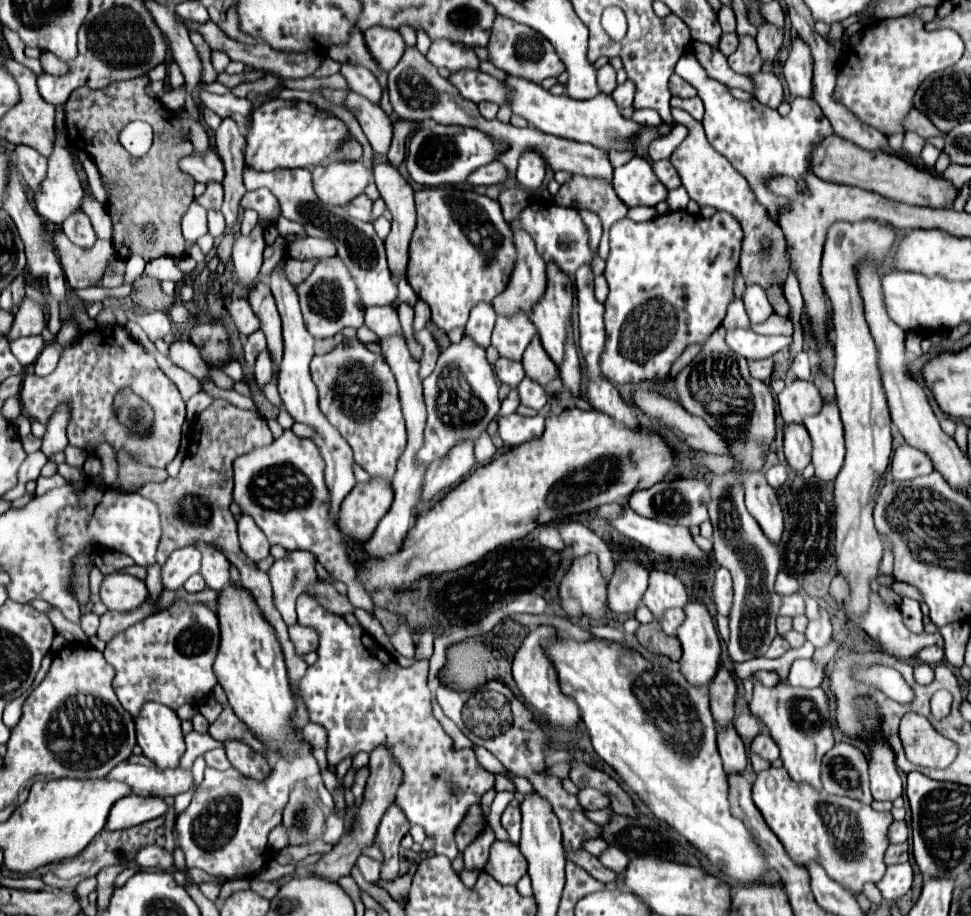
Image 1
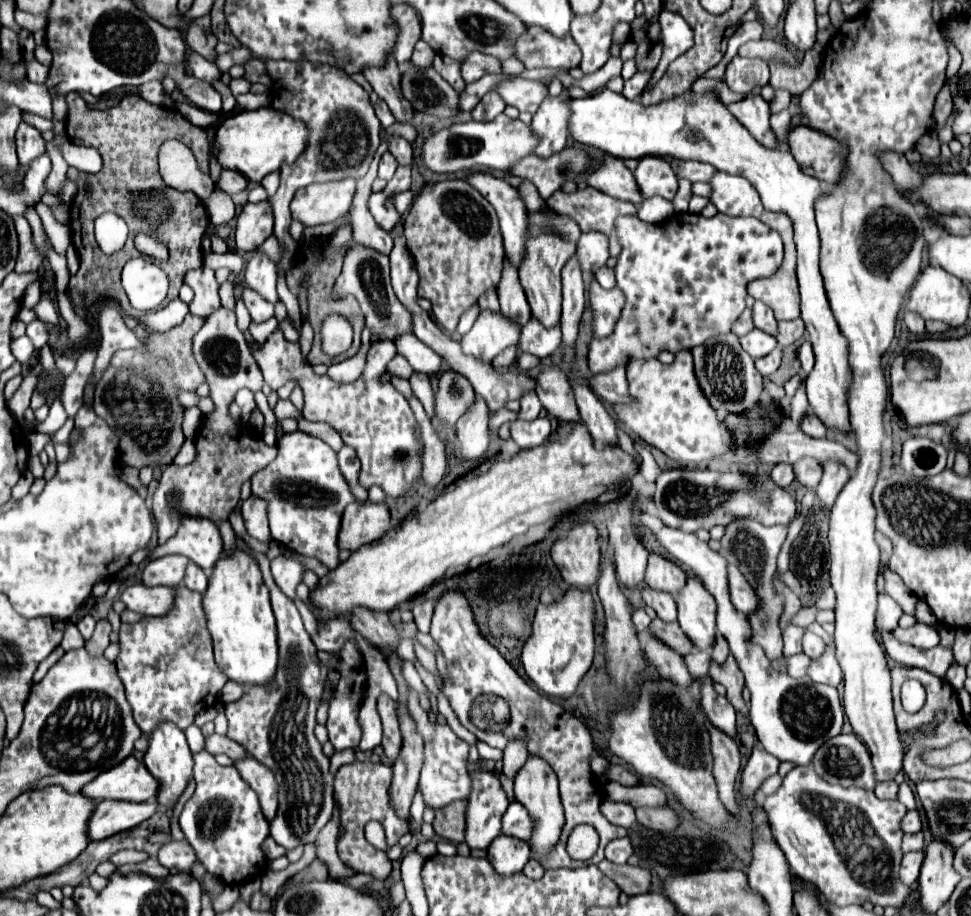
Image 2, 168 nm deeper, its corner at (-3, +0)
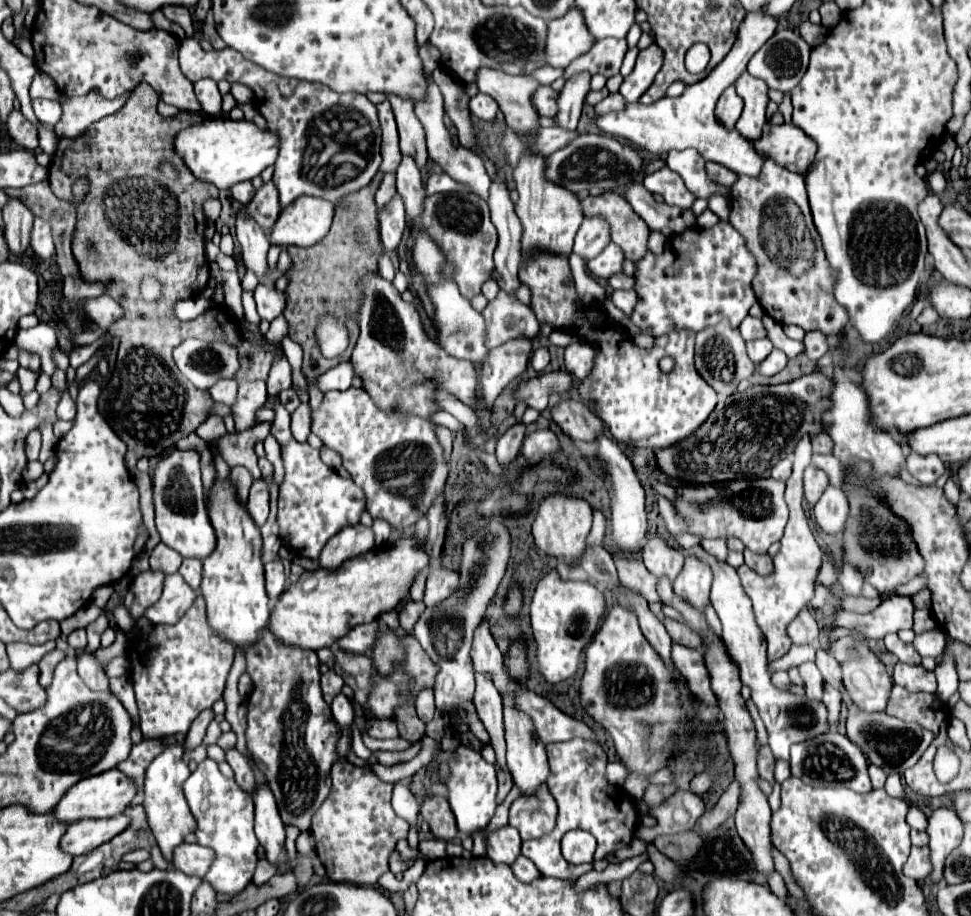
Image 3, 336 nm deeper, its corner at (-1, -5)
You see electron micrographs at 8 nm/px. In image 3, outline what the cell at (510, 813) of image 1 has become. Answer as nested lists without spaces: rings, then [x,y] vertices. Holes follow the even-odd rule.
[[[544,783],[534,795],[520,795],[510,805],[510,825],[520,831],[522,839],[538,839],[550,833],[556,825],[556,815],[558,805]]]

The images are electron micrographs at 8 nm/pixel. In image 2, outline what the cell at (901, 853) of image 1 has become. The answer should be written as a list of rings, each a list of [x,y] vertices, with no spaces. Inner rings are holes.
[[[922,832],[918,834],[904,834],[904,842],[902,842],[902,852],[914,852],[914,850],[922,850]]]

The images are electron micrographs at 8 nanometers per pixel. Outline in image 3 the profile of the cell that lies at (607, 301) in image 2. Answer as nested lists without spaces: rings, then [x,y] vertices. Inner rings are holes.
[[[630,289],[630,291],[612,291],[610,297],[612,297],[614,305],[618,309],[622,309],[624,313],[628,313],[628,315],[634,311],[634,307],[638,303],[638,293],[634,289]]]

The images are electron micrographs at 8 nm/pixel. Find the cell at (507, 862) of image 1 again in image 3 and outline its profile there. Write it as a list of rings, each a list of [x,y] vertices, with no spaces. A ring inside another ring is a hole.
[[[504,825],[486,835],[486,851],[494,863],[510,865],[520,855],[520,833],[512,825]]]

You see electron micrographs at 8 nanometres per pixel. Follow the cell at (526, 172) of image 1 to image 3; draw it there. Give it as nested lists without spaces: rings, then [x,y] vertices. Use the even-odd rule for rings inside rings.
[[[588,71],[576,73],[566,81],[564,89],[560,91],[560,99],[558,99],[560,111],[556,115],[556,125],[566,127],[566,129],[576,129],[588,91],[590,91],[590,73]]]

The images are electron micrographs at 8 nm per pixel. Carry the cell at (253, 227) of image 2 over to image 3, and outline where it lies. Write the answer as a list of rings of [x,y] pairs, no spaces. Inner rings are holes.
[[[272,181],[264,183],[256,191],[254,199],[246,205],[246,209],[248,209],[250,217],[260,227],[270,231],[272,225],[274,225],[274,219],[278,219],[278,213],[280,213],[280,201],[278,201],[278,189],[276,189],[276,185]]]

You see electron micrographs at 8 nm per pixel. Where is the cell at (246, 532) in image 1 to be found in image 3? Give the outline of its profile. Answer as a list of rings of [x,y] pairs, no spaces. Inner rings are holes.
[[[258,479],[252,483],[246,507],[252,515],[252,519],[256,521],[256,525],[262,527],[266,523],[268,511],[270,511],[270,489],[268,489],[268,483],[264,479]]]

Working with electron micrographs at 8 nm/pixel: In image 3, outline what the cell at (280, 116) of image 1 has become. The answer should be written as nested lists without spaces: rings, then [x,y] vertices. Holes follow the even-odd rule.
[[[222,117],[204,119],[200,125],[190,125],[174,135],[174,151],[196,179],[216,185],[218,189],[230,189],[240,181],[258,177],[266,167],[274,165],[278,155],[278,137],[270,131],[260,131],[250,121],[232,121]]]

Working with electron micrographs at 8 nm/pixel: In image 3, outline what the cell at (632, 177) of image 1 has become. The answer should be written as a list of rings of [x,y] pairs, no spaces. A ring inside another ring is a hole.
[[[668,167],[646,175],[644,187],[650,193],[660,193],[668,205],[676,205],[680,209],[690,209],[696,201],[696,195],[686,189],[682,177],[678,177],[678,173],[670,171]]]

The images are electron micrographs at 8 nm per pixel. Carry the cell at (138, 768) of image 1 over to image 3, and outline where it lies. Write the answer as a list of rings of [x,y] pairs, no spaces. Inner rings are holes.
[[[110,769],[104,771],[100,775],[94,777],[84,777],[82,781],[78,781],[70,791],[64,793],[64,797],[60,799],[60,803],[56,805],[56,809],[52,811],[54,819],[60,823],[74,823],[80,819],[104,819],[104,817],[116,817],[118,813],[122,813],[128,803],[132,801],[132,797],[138,793],[138,787],[118,769]]]

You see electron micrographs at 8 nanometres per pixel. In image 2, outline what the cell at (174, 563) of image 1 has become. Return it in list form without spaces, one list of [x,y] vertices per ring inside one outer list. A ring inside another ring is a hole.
[[[182,554],[156,558],[144,568],[142,582],[146,586],[172,586],[172,588],[176,588],[182,582],[188,564],[190,564],[190,560]]]

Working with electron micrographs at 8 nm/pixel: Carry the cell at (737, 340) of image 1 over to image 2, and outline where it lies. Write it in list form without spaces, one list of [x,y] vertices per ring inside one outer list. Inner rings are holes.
[[[756,328],[752,332],[748,332],[746,336],[742,336],[740,344],[752,358],[764,358],[778,346],[778,342],[772,334],[766,334],[766,332],[756,330]]]

